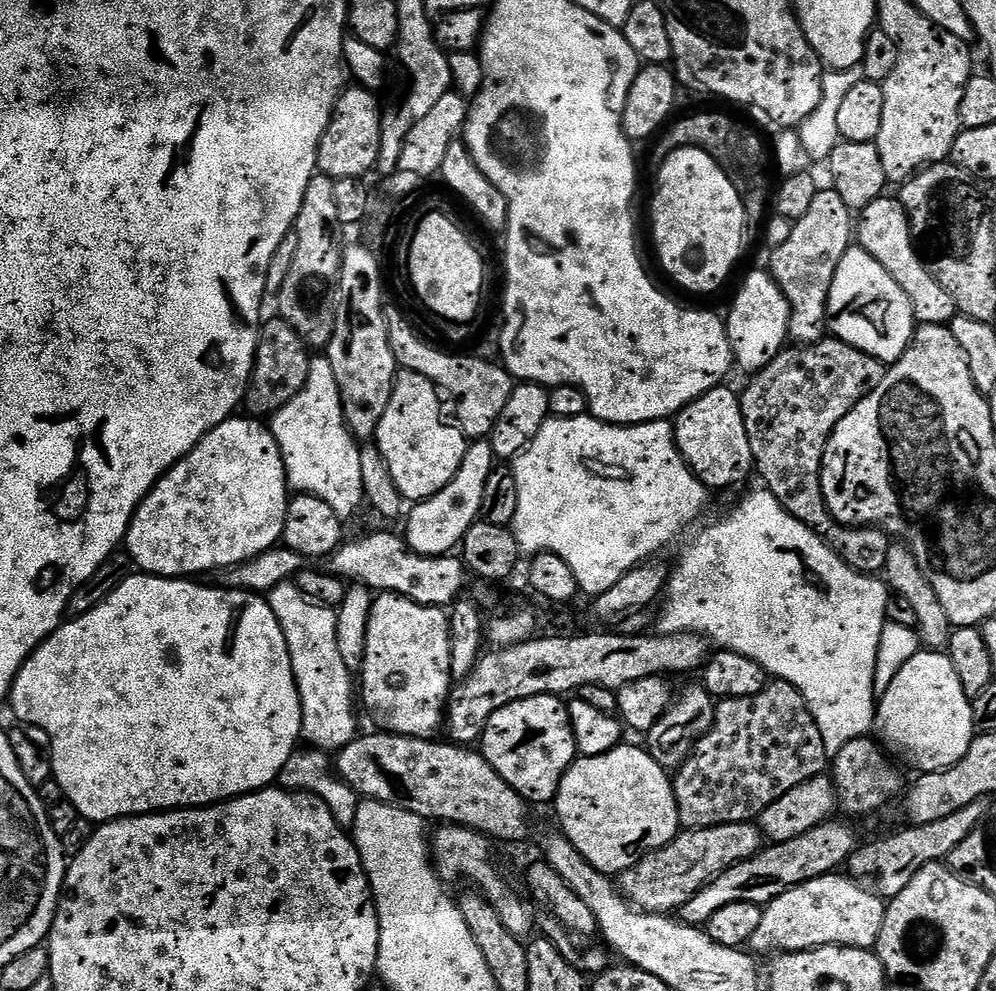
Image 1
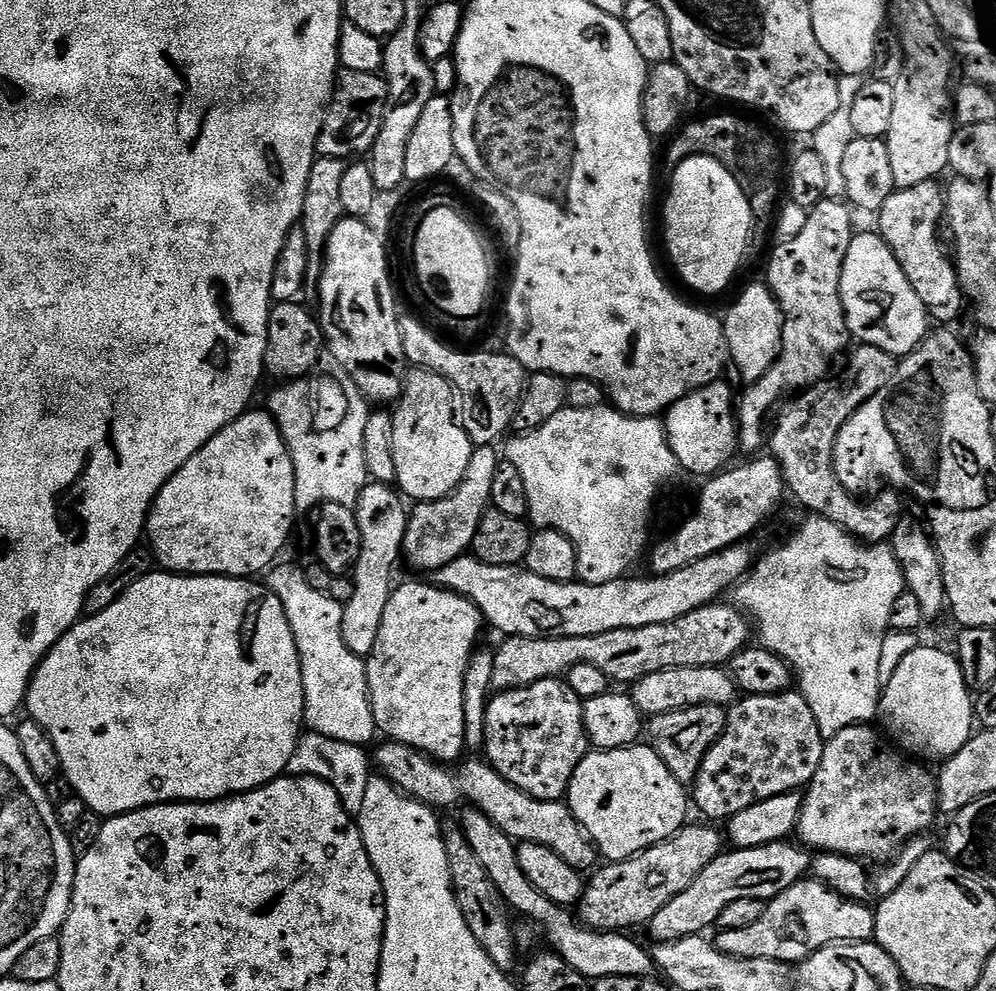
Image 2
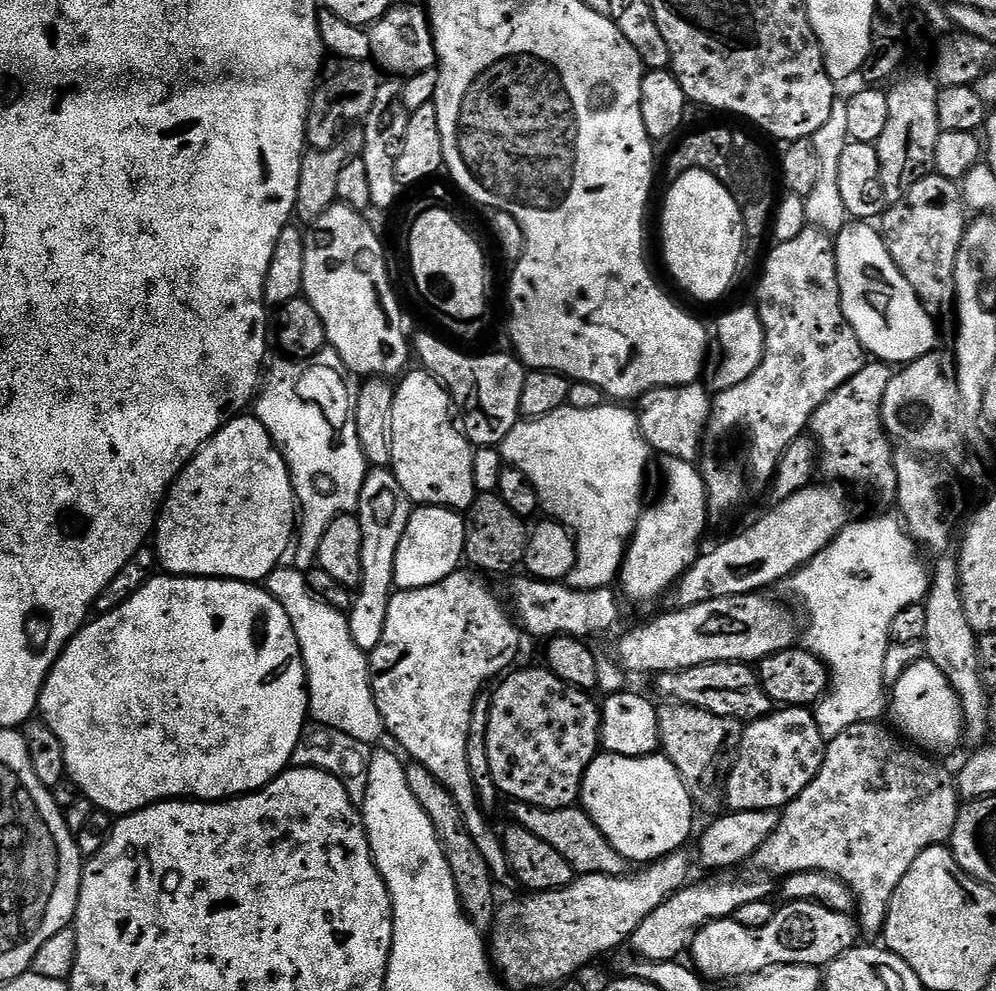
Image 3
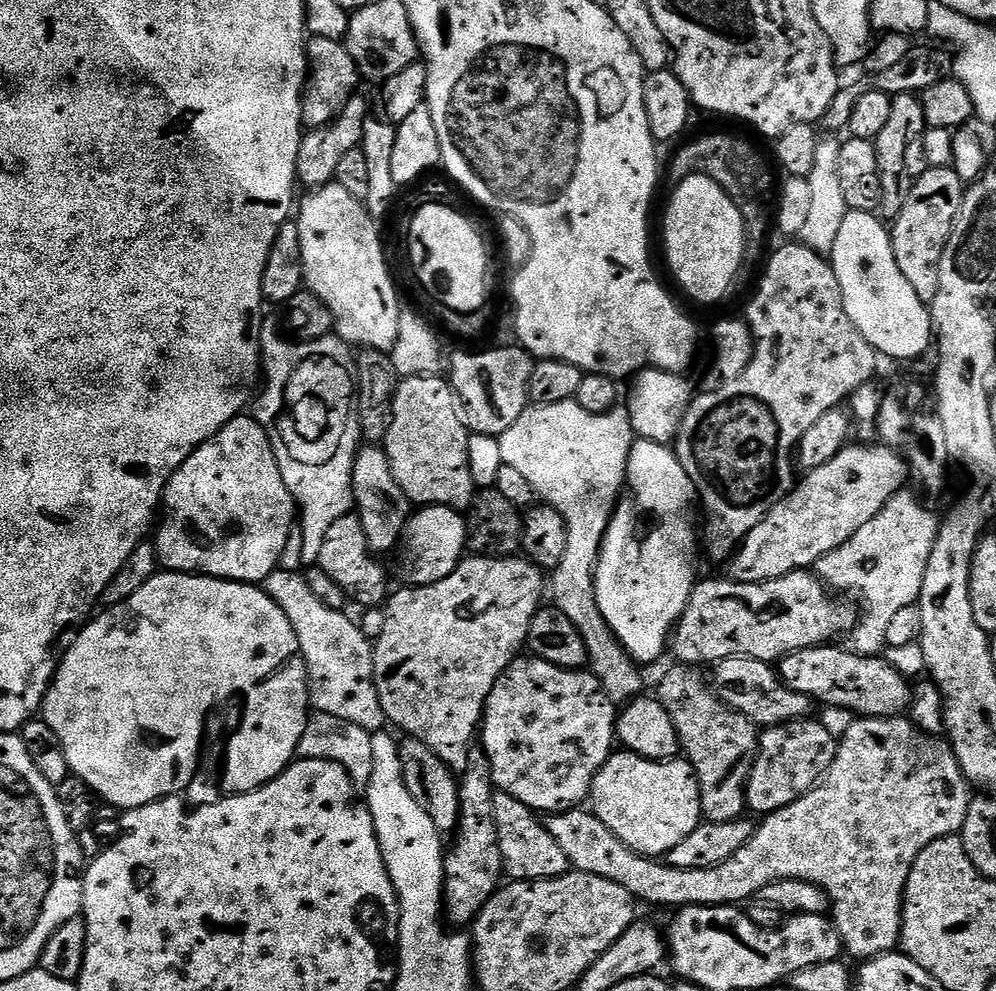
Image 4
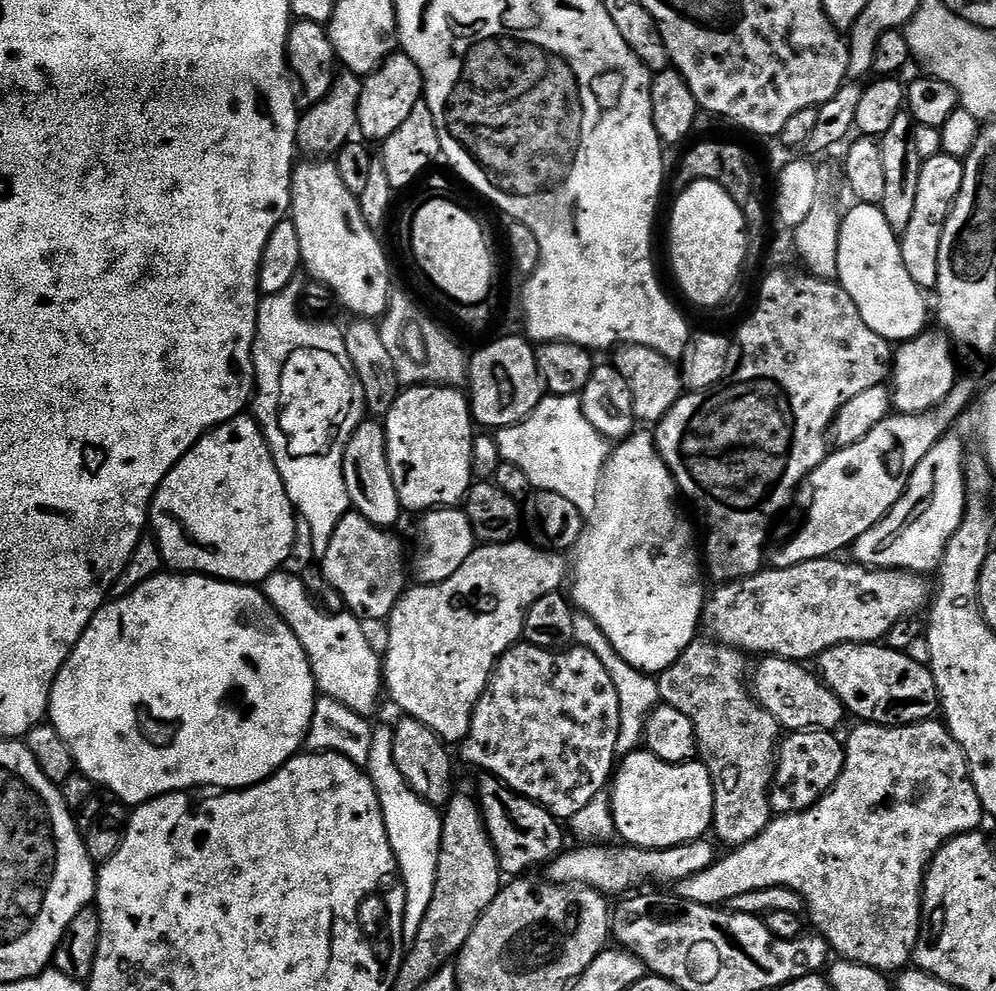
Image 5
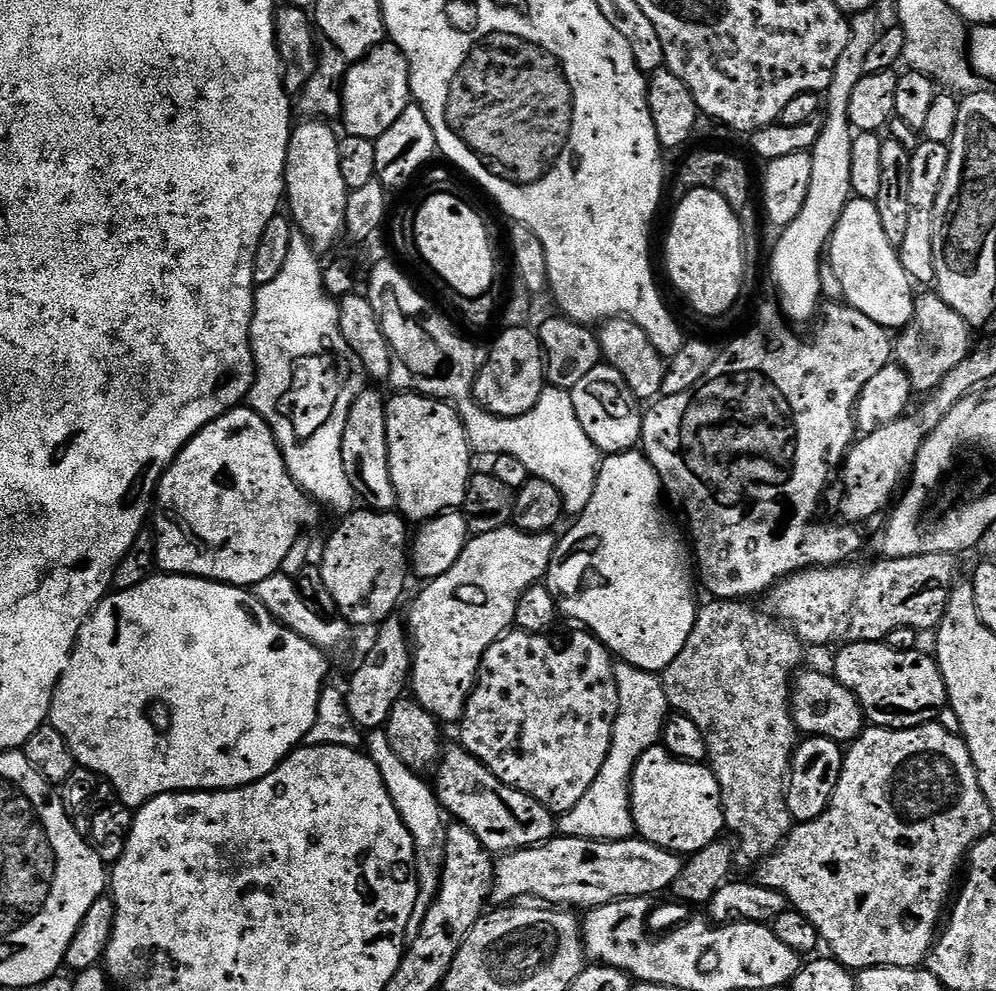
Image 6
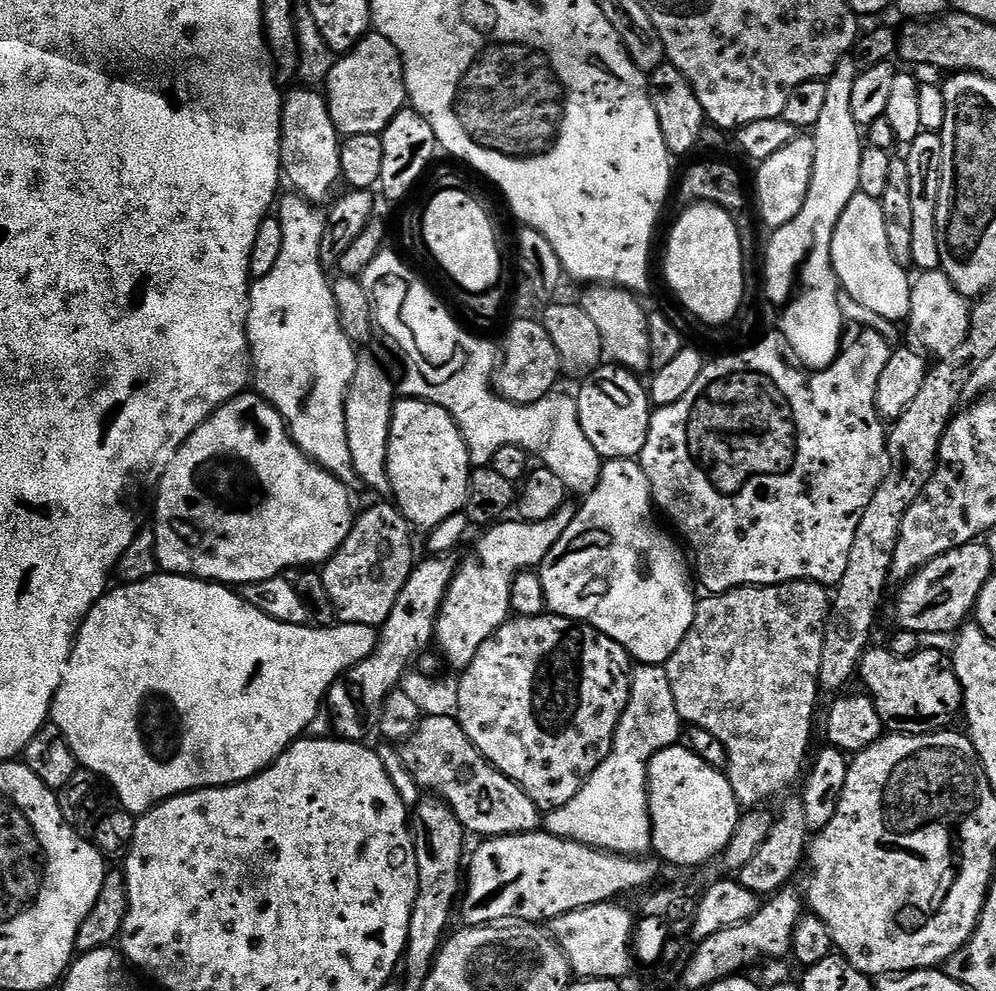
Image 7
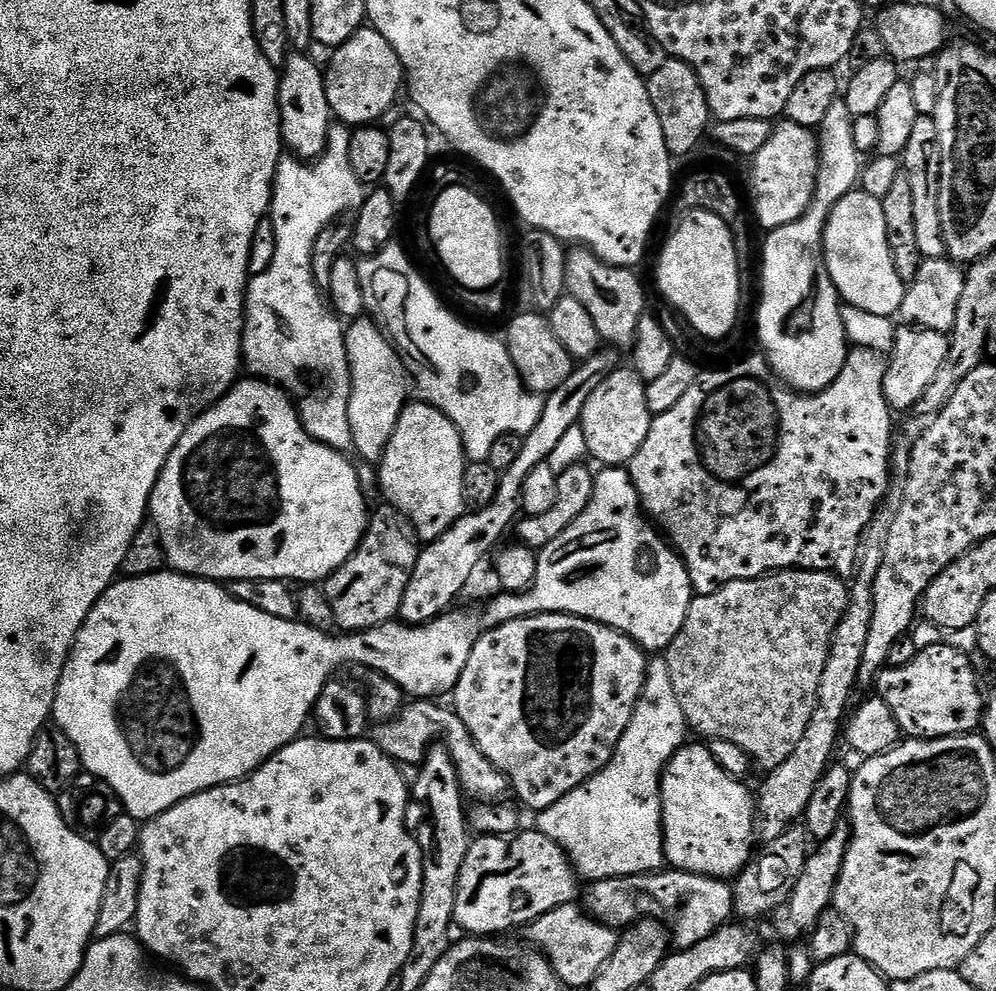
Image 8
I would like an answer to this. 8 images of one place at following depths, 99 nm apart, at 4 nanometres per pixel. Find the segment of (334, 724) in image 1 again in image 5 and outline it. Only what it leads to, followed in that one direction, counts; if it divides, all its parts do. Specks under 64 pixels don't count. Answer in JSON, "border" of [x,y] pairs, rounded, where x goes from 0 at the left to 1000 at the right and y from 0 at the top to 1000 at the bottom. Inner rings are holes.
{"border":[[[289,575],[274,577],[264,586],[263,596],[287,632],[291,632],[299,648],[303,648],[318,695],[359,721],[372,724],[382,702],[384,706],[384,662],[380,654],[378,658],[377,652],[369,647],[366,631],[348,616],[338,622],[319,616],[307,599],[304,584],[300,580],[292,581]]]}

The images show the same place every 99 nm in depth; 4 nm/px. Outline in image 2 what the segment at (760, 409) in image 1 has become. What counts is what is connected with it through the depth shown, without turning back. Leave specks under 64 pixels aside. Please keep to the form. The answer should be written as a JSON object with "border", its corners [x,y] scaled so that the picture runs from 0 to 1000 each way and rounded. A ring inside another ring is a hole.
{"border":[[[863,347],[853,355],[850,356],[852,359],[847,372],[839,380],[836,378],[814,392],[808,392],[798,402],[788,403],[782,409],[769,452],[781,466],[787,479],[788,493],[793,494],[793,501],[805,512],[812,513],[812,518],[826,521],[864,549],[874,551],[895,546],[905,532],[905,497],[888,494],[874,503],[860,503],[841,486],[835,472],[835,459],[845,430],[849,430],[854,420],[873,402],[878,402],[878,398],[882,398],[890,385],[894,385],[900,375],[901,364],[891,355],[872,347]]]}

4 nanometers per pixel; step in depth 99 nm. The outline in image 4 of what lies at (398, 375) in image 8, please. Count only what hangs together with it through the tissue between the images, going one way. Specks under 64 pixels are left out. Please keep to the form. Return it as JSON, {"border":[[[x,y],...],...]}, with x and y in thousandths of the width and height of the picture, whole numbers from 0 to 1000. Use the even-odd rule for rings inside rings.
{"border":[[[365,450],[358,455],[357,465],[353,468],[353,503],[356,516],[359,518],[363,531],[367,535],[367,543],[374,557],[387,559],[399,548],[403,548],[406,533],[410,530],[412,507],[406,502],[406,496],[400,490],[396,478],[392,474],[390,457],[382,450]]]}

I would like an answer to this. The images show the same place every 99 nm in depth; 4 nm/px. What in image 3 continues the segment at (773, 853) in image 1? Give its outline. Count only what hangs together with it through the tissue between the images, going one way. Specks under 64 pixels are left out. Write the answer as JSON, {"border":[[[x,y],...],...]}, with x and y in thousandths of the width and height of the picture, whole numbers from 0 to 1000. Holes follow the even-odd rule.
{"border":[[[731,882],[728,888],[707,888],[704,892],[698,890],[677,901],[668,908],[661,918],[657,918],[641,934],[641,938],[633,946],[634,952],[639,952],[638,960],[649,969],[679,969],[692,960],[699,941],[712,928],[725,928],[734,925],[741,914],[749,914],[749,910],[761,910],[772,907],[776,902],[776,885],[771,882],[763,884],[739,884]]]}

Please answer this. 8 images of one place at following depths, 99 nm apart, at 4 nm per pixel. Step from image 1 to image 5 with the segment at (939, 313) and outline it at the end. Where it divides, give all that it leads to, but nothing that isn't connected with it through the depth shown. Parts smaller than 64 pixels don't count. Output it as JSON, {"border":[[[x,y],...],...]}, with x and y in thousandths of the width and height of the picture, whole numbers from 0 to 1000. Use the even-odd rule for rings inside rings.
{"border":[[[947,151],[938,158],[928,159],[922,172],[922,192],[918,195],[918,213],[914,215],[914,228],[910,228],[910,232],[903,235],[902,241],[904,243],[904,255],[906,256],[906,268],[910,268],[910,276],[914,276],[916,284],[925,293],[939,292],[942,285],[942,248],[952,213],[956,211],[956,205],[961,200],[967,175],[967,160],[963,157],[951,157]]]}

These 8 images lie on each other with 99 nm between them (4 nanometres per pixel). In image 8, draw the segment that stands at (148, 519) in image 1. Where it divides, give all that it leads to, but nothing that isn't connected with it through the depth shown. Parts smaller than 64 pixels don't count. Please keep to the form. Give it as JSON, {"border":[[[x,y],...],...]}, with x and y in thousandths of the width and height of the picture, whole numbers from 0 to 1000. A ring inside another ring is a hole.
{"border":[[[260,381],[242,382],[233,388],[231,395],[217,408],[211,408],[193,429],[179,442],[179,450],[171,458],[159,486],[155,490],[153,501],[149,504],[151,527],[159,535],[161,550],[170,574],[187,581],[195,581],[202,585],[214,587],[232,587],[234,585],[284,585],[294,587],[324,587],[341,574],[355,559],[361,550],[366,535],[369,534],[371,512],[365,506],[365,492],[361,489],[361,480],[350,461],[337,456],[331,450],[319,446],[305,433],[296,407],[278,388]]]}

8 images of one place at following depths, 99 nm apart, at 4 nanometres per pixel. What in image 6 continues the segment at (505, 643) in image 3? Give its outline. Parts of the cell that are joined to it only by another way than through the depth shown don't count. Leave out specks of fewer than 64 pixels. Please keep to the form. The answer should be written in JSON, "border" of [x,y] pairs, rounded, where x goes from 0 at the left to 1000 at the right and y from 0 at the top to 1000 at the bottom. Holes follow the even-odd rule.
{"border":[[[511,531],[504,535],[492,535],[492,539],[474,541],[464,555],[460,567],[452,571],[448,579],[429,586],[418,601],[414,615],[408,621],[408,629],[414,647],[413,701],[433,723],[447,732],[457,732],[466,725],[466,711],[470,701],[478,693],[482,665],[496,648],[507,641],[518,629],[520,607],[529,593],[535,593],[550,580],[550,572],[558,558],[560,541],[557,536],[525,537]]]}

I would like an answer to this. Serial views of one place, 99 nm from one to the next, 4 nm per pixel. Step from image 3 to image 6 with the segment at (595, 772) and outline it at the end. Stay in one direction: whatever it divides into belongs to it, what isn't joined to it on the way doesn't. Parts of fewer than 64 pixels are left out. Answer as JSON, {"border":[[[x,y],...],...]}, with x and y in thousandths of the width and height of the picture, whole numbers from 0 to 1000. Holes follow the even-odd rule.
{"border":[[[660,753],[649,757],[635,779],[635,834],[642,847],[674,860],[694,862],[724,847],[727,835],[727,810],[723,804],[723,790],[714,774],[680,767],[671,756]]]}

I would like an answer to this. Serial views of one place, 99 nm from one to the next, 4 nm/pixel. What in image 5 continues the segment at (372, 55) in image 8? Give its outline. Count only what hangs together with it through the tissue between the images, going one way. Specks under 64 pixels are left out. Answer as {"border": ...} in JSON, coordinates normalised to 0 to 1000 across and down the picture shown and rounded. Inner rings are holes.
{"border":[[[399,50],[393,57],[389,57],[381,69],[372,73],[370,77],[364,78],[365,86],[359,99],[359,119],[357,128],[360,136],[366,142],[385,143],[408,123],[412,111],[416,111],[418,105],[423,104],[426,95],[426,80],[420,71],[420,67],[404,50]]]}

